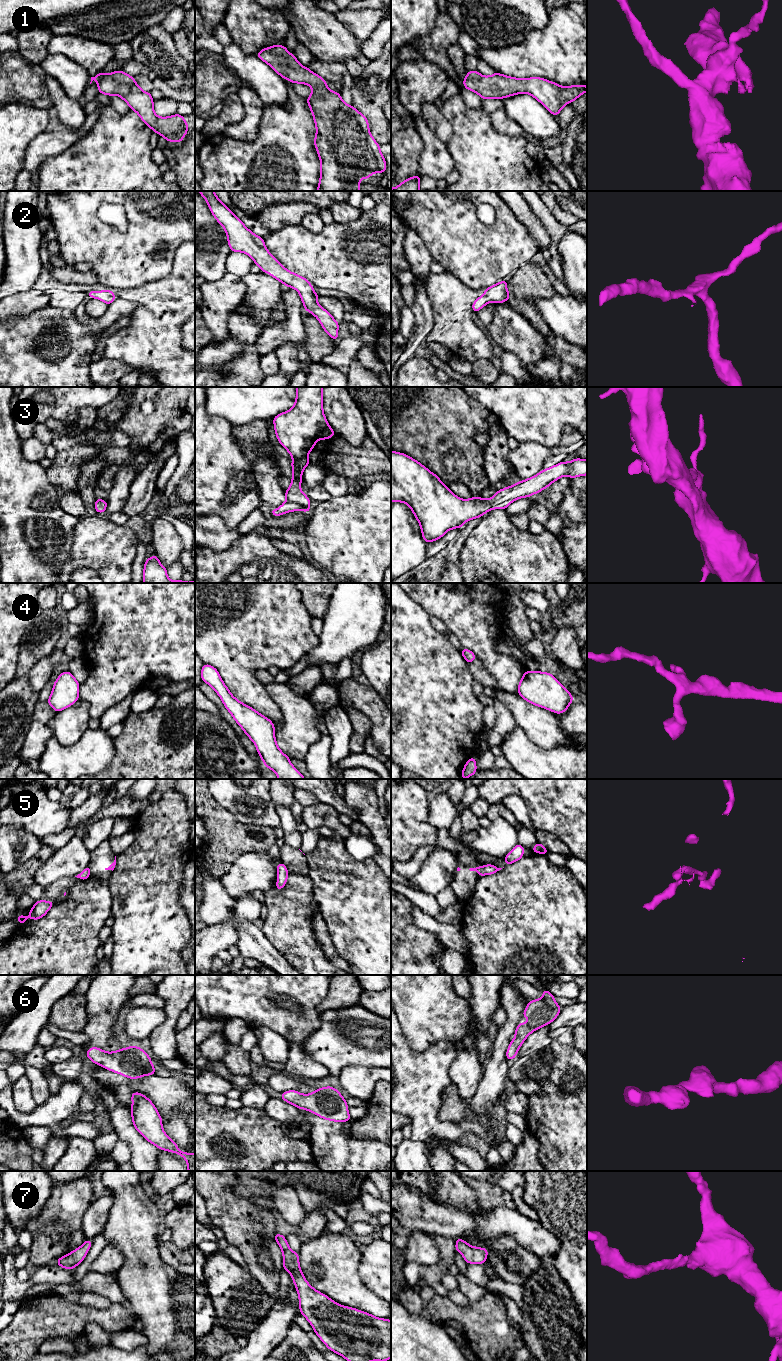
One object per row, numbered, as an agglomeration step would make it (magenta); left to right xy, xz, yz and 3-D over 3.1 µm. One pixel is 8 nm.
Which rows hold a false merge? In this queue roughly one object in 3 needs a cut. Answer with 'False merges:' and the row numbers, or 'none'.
False merges: 5

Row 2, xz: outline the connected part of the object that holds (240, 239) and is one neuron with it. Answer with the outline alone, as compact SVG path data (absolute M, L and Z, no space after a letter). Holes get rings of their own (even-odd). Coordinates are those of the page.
M198 191L202 197L207 201L212 215L218 223L220 223L225 230L228 239L228 245L232 252L242 252L250 256L254 260L261 271L270 274L273 278L280 281L287 287L294 288L299 292L300 298L303 302L305 311L313 314L320 322L325 332L333 339L338 340L339 323L332 317L332 315L317 303L320 295L314 292L311 283L304 277L287 270L265 247L264 239L255 235L250 231L244 223L217 197L214 191Z

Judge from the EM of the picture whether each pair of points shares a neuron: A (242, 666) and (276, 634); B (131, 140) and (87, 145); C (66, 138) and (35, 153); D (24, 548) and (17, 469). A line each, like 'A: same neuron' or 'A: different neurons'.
A: same neuron
B: same neuron
C: same neuron
D: same neuron

